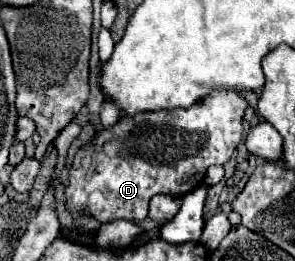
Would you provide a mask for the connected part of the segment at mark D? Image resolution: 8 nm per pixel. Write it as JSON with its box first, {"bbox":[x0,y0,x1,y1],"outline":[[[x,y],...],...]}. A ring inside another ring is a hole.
{"bbox":[67,90,247,224],"outline":[[[215,90],[209,94],[209,98],[205,98],[205,102],[197,102],[195,106],[189,106],[189,108],[181,108],[181,110],[169,110],[169,112],[141,112],[141,114],[135,114],[135,116],[127,116],[127,118],[119,118],[119,122],[109,128],[109,130],[103,130],[99,136],[95,136],[95,140],[79,150],[75,154],[75,160],[73,160],[73,166],[69,170],[69,186],[67,186],[67,208],[69,210],[81,210],[85,214],[91,214],[95,216],[101,224],[107,224],[111,220],[117,220],[117,218],[125,218],[125,220],[133,220],[133,222],[141,222],[147,212],[149,212],[149,200],[151,196],[155,194],[171,194],[171,196],[185,196],[189,194],[191,190],[195,190],[197,186],[203,184],[203,178],[205,178],[205,172],[209,166],[223,166],[225,162],[231,160],[237,144],[243,140],[243,112],[247,108],[247,100],[243,96],[239,96],[237,92],[233,90]]]}

